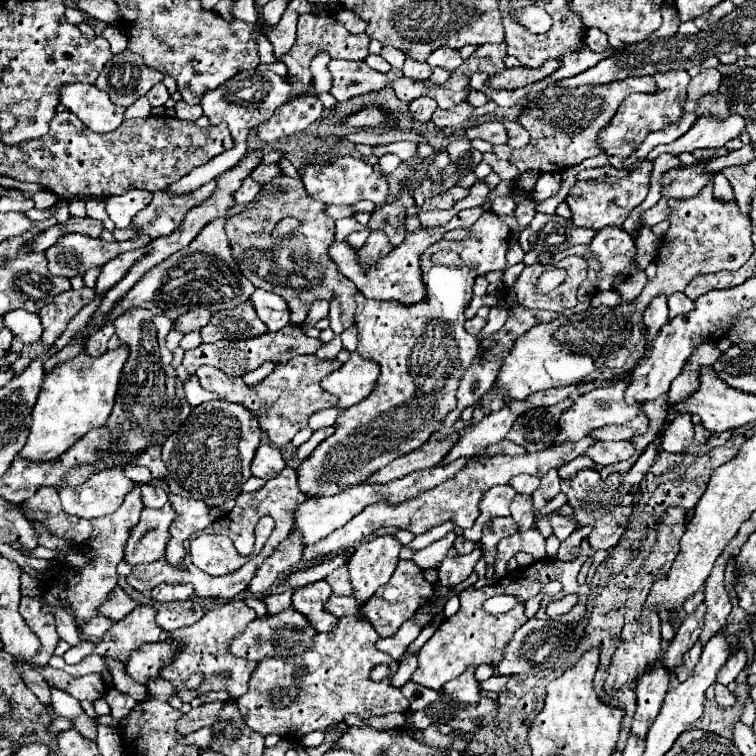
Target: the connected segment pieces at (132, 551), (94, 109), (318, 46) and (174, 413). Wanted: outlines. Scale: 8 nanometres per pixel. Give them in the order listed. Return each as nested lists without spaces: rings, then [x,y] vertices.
[[[169,502],[159,510],[145,508],[141,512],[139,524],[129,532],[123,562],[137,566],[141,562],[159,560],[165,554],[165,546],[169,542],[169,526],[173,518],[175,514]]]
[[[63,84],[59,102],[93,132],[111,132],[125,120],[125,108],[113,104],[107,92],[93,84]]]
[[[301,14],[299,24],[297,24],[297,40],[295,46],[291,48],[289,54],[283,56],[283,62],[289,68],[289,84],[293,86],[291,96],[301,96],[313,82],[313,76],[309,72],[309,62],[311,58],[319,52],[325,50],[329,52],[331,58],[347,58],[347,60],[365,60],[369,54],[369,36],[367,34],[351,34],[345,30],[343,24],[339,24],[333,14],[325,16],[315,16],[315,14]]]
[[[129,308],[113,320],[115,334],[129,346],[131,354],[123,368],[115,408],[107,420],[107,426],[119,448],[131,454],[139,454],[151,444],[163,444],[163,440],[167,440],[167,436],[171,436],[171,432],[175,432],[191,412],[191,406],[183,394],[183,382],[177,378],[173,366],[161,364],[157,328],[151,318],[151,310]]]

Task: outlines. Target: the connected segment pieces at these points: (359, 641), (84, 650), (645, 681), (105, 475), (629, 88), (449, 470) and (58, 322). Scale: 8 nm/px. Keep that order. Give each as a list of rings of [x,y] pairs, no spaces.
[[[343,616],[339,618],[339,624],[335,630],[317,634],[313,640],[313,646],[303,654],[303,656],[293,656],[293,658],[265,658],[259,662],[257,670],[251,674],[249,682],[249,692],[237,700],[239,712],[245,720],[245,724],[263,734],[277,734],[281,738],[289,740],[301,740],[305,734],[315,732],[315,730],[327,730],[329,726],[335,726],[345,720],[345,716],[355,714],[359,718],[371,718],[371,716],[383,716],[391,712],[407,712],[409,710],[409,700],[401,694],[399,688],[391,684],[391,678],[381,680],[381,682],[371,682],[369,672],[375,664],[385,662],[391,668],[391,674],[395,674],[395,668],[399,666],[397,660],[393,660],[387,652],[381,652],[375,648],[375,642],[379,640],[379,634],[371,628],[371,624],[359,616]]]
[[[139,606],[123,620],[117,620],[103,636],[103,640],[99,640],[97,644],[89,640],[81,642],[69,648],[63,654],[63,658],[67,664],[77,664],[89,654],[99,654],[99,656],[109,656],[127,662],[131,652],[139,650],[143,644],[157,642],[159,636],[161,636],[161,628],[155,622],[155,610],[151,606]]]
[[[657,662],[655,670],[645,672],[641,676],[635,688],[637,712],[633,718],[633,736],[643,736],[643,738],[647,736],[655,716],[659,714],[667,688],[669,688],[669,672],[667,668],[663,668],[661,662]]]
[[[111,468],[95,472],[79,488],[59,488],[63,510],[83,518],[96,518],[116,511],[133,482],[123,476],[123,470]]]
[[[653,76],[627,78],[627,80],[619,80],[619,82],[611,82],[611,84],[579,86],[579,88],[557,88],[555,82],[551,82],[521,112],[517,122],[529,130],[531,142],[523,150],[513,150],[509,162],[519,168],[519,174],[525,172],[527,168],[535,168],[537,172],[543,174],[543,172],[565,170],[565,168],[575,166],[591,156],[601,154],[603,148],[599,148],[599,144],[597,144],[599,132],[605,128],[607,122],[611,122],[611,118],[615,116],[621,102],[633,92],[655,94],[657,84],[655,84]]]
[[[459,458],[447,466],[435,466],[435,468],[427,468],[423,472],[411,472],[411,476],[403,476],[391,484],[359,484],[359,486],[349,486],[347,490],[335,494],[335,496],[323,496],[323,498],[307,498],[303,504],[299,504],[295,508],[295,516],[293,516],[293,530],[295,532],[301,532],[303,536],[303,542],[305,546],[311,546],[311,544],[317,544],[321,542],[323,538],[327,538],[333,530],[337,530],[339,526],[347,524],[355,514],[359,514],[365,506],[369,504],[375,504],[379,500],[389,500],[393,504],[401,502],[401,500],[407,500],[407,498],[413,498],[417,496],[419,492],[427,490],[427,488],[433,488],[449,478],[453,478],[465,464],[469,462],[469,458]]]
[[[81,288],[81,290],[69,290],[59,294],[51,304],[47,304],[47,308],[43,308],[39,312],[41,316],[41,324],[43,324],[43,336],[41,336],[41,344],[45,348],[51,348],[55,344],[55,340],[65,332],[67,324],[75,318],[75,314],[89,304],[95,298],[95,290],[93,288]]]

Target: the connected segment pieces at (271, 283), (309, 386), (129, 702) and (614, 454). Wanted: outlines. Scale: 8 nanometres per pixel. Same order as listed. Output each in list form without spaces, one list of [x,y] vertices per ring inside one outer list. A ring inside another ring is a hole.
[[[277,176],[269,184],[265,184],[259,192],[259,200],[253,208],[235,214],[227,220],[225,232],[229,236],[229,244],[233,248],[233,256],[247,280],[253,282],[253,286],[263,288],[267,292],[279,294],[289,310],[291,310],[291,322],[303,324],[307,318],[307,312],[311,310],[315,300],[335,300],[341,306],[341,322],[343,328],[351,328],[355,324],[355,284],[345,278],[335,262],[329,258],[327,248],[335,240],[335,224],[331,218],[325,216],[325,204],[311,200],[307,196],[307,190],[303,188],[301,180],[293,180],[289,176]],[[285,216],[293,216],[301,222],[301,228],[291,236],[287,242],[273,242],[271,230],[275,222],[279,222]],[[295,254],[301,258],[299,264],[293,264],[289,256]]]
[[[297,356],[297,358],[289,360],[287,364],[277,364],[275,370],[257,386],[247,386],[247,384],[243,384],[241,378],[231,378],[213,366],[201,366],[197,370],[197,378],[205,390],[213,390],[219,396],[231,398],[233,402],[239,402],[245,408],[249,408],[253,412],[253,416],[259,418],[261,430],[267,432],[269,440],[281,448],[287,442],[291,442],[293,436],[301,428],[307,426],[307,420],[313,412],[317,412],[321,408],[335,406],[335,396],[329,396],[321,388],[319,382],[327,374],[335,372],[339,366],[341,366],[341,362],[337,358],[335,360],[319,360],[317,356]]]
[[[109,688],[107,694],[105,694],[105,702],[111,706],[111,714],[113,714],[113,728],[119,726],[119,720],[125,718],[133,706],[135,706],[135,700],[129,696],[129,694],[123,694],[115,688]]]
[[[597,442],[591,448],[587,448],[585,454],[591,456],[595,464],[607,466],[607,464],[629,460],[635,454],[635,444],[633,442]]]

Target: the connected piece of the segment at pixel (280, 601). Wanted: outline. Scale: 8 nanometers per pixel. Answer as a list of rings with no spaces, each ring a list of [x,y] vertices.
[[[287,590],[287,592],[281,592],[281,594],[271,594],[271,596],[265,596],[265,604],[267,604],[267,612],[269,614],[277,614],[285,608],[291,606],[291,596],[293,596],[295,590]]]

